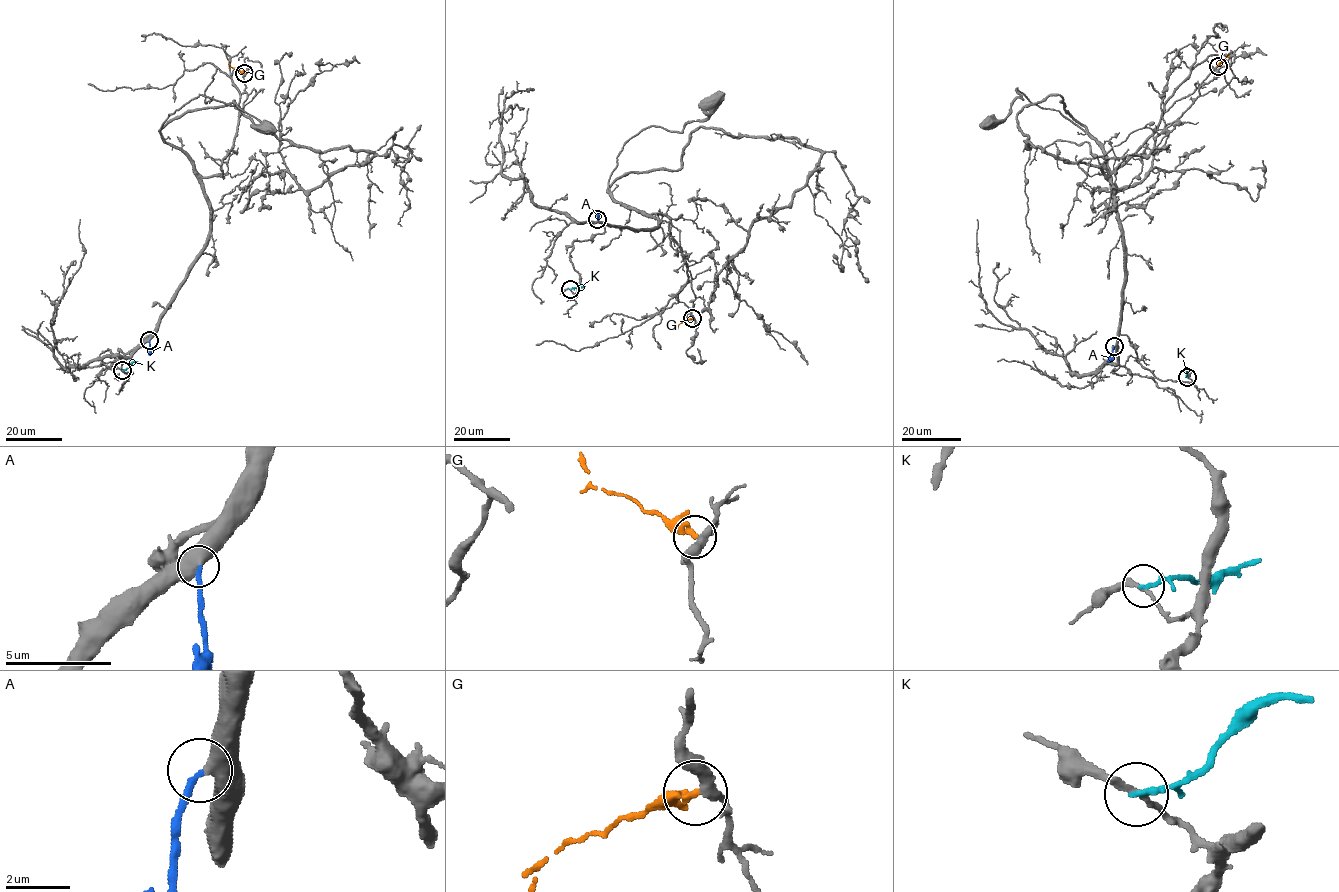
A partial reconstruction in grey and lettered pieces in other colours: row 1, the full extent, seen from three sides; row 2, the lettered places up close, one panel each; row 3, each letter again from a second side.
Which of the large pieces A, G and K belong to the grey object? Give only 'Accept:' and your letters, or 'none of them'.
Accept: A

